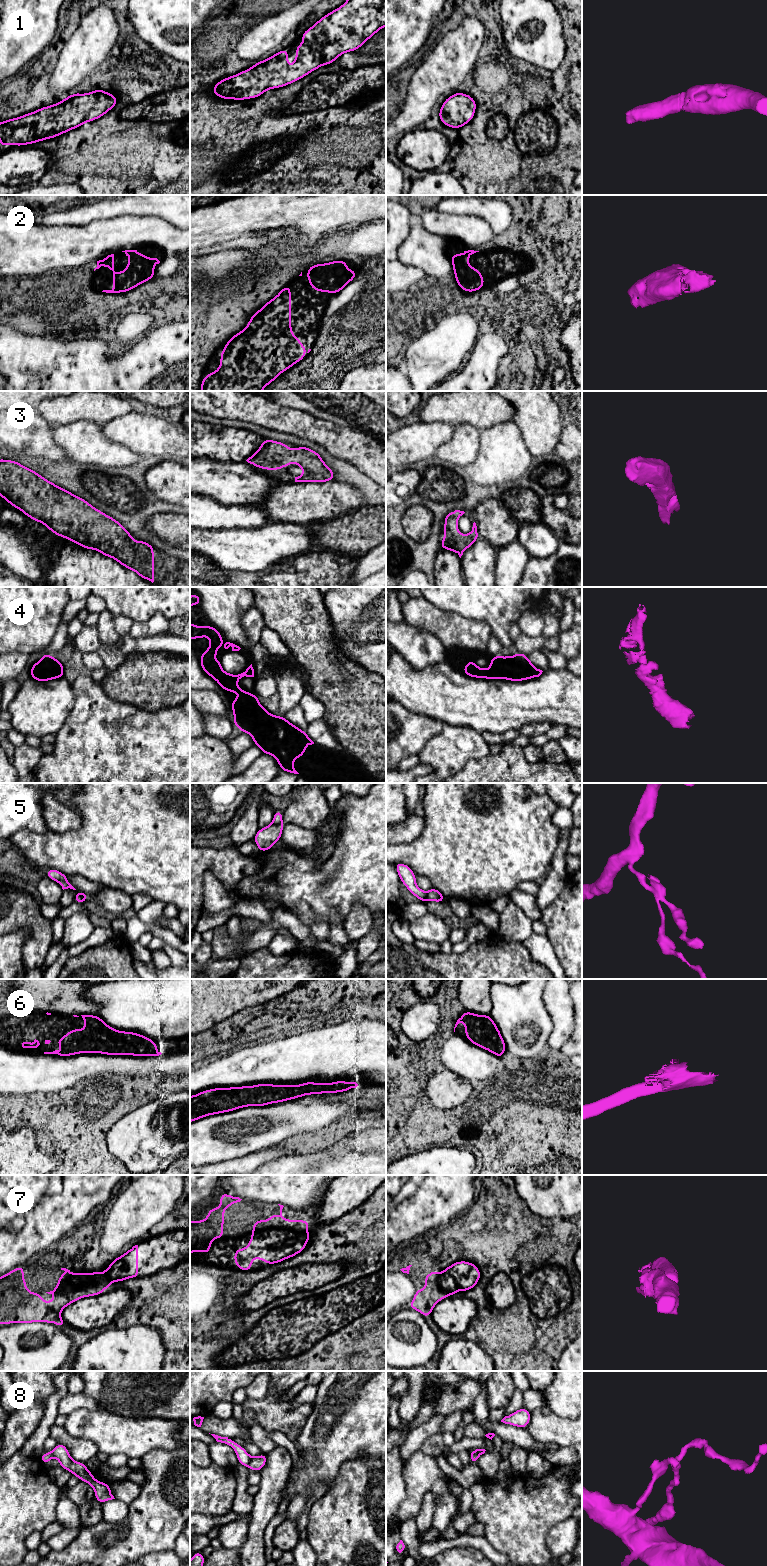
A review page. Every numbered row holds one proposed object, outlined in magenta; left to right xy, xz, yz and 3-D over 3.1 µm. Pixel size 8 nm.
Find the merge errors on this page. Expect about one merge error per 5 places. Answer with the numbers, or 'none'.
5, 8

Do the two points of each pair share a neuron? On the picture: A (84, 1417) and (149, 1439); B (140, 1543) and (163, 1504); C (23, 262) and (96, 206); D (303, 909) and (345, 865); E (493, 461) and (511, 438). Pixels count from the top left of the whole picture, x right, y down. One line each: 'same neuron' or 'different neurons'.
A: same neuron
B: same neuron
C: different neurons
D: different neurons
E: same neuron

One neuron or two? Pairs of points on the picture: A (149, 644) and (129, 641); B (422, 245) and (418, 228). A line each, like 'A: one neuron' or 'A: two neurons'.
A: one neuron
B: one neuron

